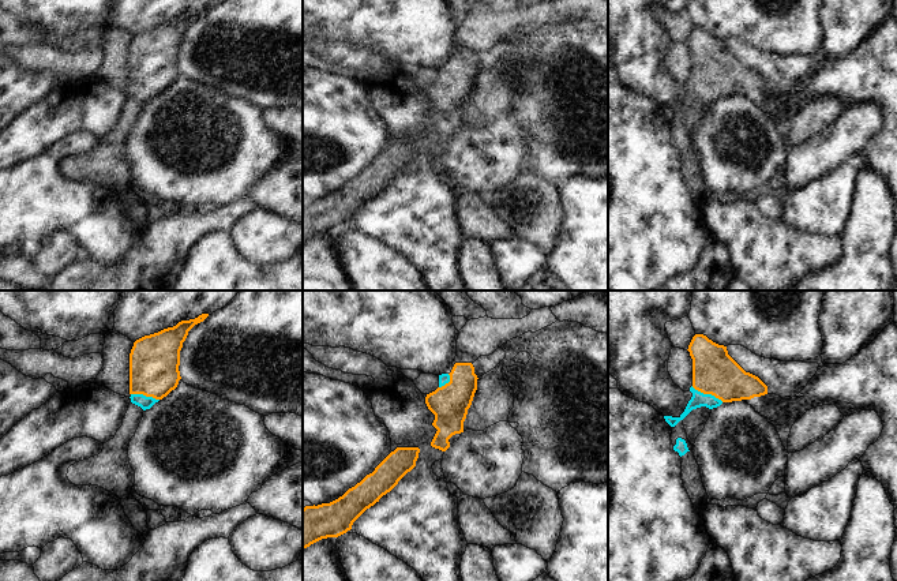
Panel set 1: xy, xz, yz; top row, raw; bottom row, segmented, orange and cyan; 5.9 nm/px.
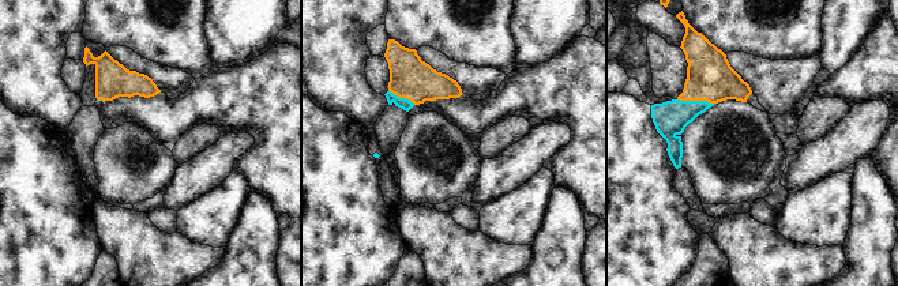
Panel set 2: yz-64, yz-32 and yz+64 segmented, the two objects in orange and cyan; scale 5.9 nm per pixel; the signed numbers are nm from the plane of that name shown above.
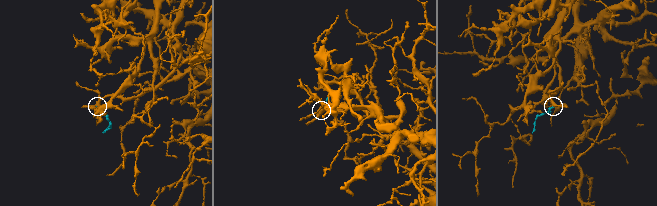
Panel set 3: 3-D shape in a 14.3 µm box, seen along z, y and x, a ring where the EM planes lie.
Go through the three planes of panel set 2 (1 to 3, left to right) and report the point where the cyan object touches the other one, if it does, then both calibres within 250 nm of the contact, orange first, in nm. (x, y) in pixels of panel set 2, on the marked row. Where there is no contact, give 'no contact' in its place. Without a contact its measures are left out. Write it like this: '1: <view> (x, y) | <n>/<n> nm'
1: no contact
2: yz-32 (402, 97) | 240/70 nm
3: yz+64 (697, 100) | 280/200 nm

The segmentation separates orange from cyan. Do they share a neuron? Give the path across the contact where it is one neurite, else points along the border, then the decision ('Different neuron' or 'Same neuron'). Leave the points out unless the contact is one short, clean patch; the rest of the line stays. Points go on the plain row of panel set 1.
Path across: yz (715, 66), (715, 77), (708, 87), (698, 93). Same neuron.

